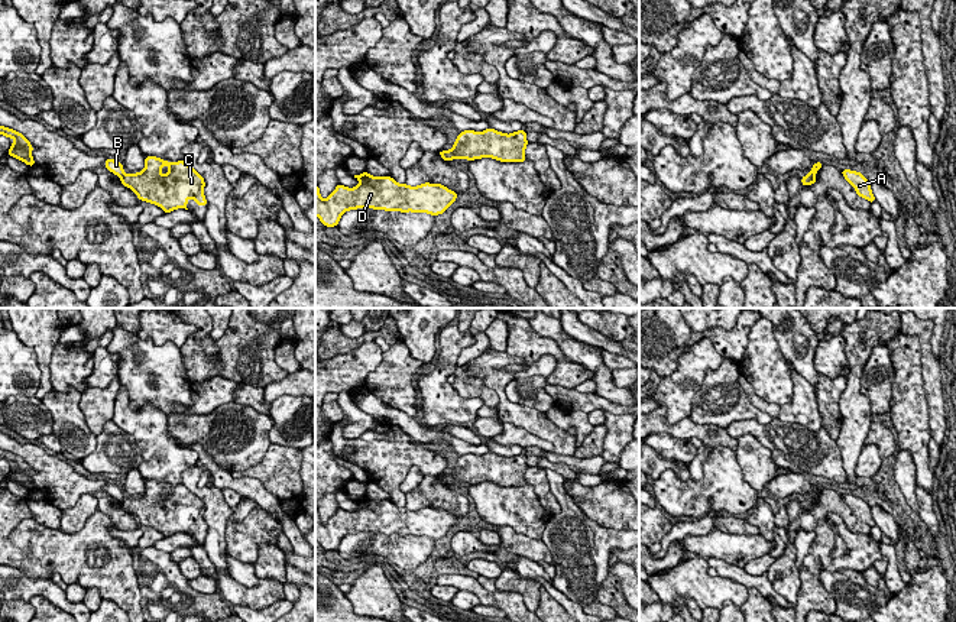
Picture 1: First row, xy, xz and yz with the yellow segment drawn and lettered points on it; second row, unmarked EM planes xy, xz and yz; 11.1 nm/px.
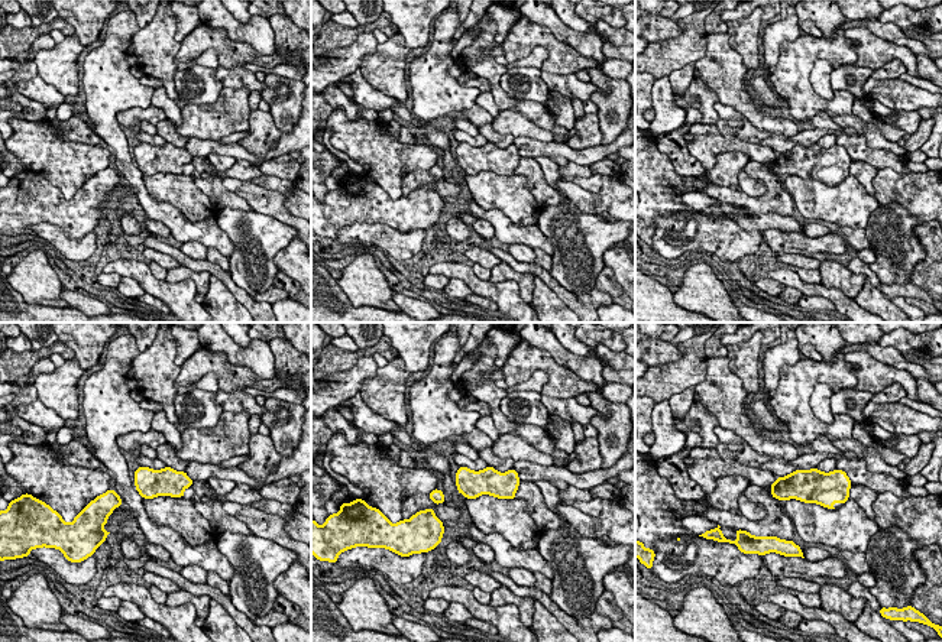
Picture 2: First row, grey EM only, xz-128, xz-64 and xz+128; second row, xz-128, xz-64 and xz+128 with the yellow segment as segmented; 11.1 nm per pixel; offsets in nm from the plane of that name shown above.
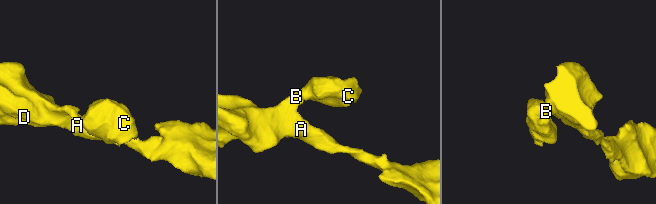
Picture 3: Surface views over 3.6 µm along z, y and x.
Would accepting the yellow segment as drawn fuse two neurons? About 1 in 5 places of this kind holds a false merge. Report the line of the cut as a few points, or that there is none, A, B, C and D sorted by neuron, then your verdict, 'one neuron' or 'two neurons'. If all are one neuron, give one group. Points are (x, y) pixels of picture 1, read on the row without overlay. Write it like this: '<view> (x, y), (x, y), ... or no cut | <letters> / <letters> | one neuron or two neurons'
xy (125, 498), (120, 502) | A B D / C | two neurons

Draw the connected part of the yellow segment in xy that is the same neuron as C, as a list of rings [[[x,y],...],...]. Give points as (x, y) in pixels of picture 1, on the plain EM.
[[[146,480],[145,493],[124,498],[121,508],[136,516],[137,522],[171,537],[185,532],[191,521],[198,529],[207,531],[204,502],[187,486],[171,487],[156,480]]]

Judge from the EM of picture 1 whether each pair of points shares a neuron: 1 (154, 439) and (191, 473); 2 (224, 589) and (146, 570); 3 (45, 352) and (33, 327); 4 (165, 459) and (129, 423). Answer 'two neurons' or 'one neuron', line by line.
1: two neurons
2: two neurons
3: one neuron
4: one neuron

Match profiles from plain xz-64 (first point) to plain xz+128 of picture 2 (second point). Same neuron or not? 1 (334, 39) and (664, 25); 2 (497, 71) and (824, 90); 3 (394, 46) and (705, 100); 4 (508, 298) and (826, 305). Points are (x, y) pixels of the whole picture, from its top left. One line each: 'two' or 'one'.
1: one
2: one
3: two
4: two

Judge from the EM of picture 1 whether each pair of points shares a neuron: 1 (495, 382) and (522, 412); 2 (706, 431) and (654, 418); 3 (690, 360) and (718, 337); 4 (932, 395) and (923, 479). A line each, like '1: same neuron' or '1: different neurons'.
1: same neuron
2: same neuron
3: different neurons
4: different neurons

